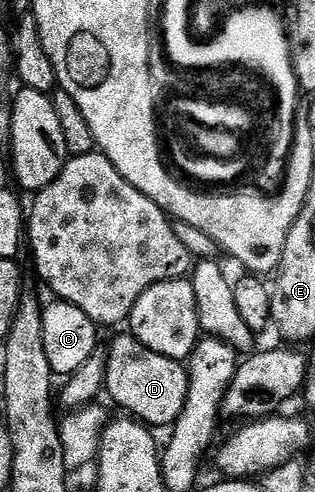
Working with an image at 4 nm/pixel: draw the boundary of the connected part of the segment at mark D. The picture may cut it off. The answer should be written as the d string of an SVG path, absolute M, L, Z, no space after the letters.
M124 332L109 347L104 384L106 394L124 409L121 411L149 428L171 428L175 426L178 416L182 416L182 408L186 404L188 371L184 362L158 356L158 352L150 352L150 348L143 346L131 332Z

